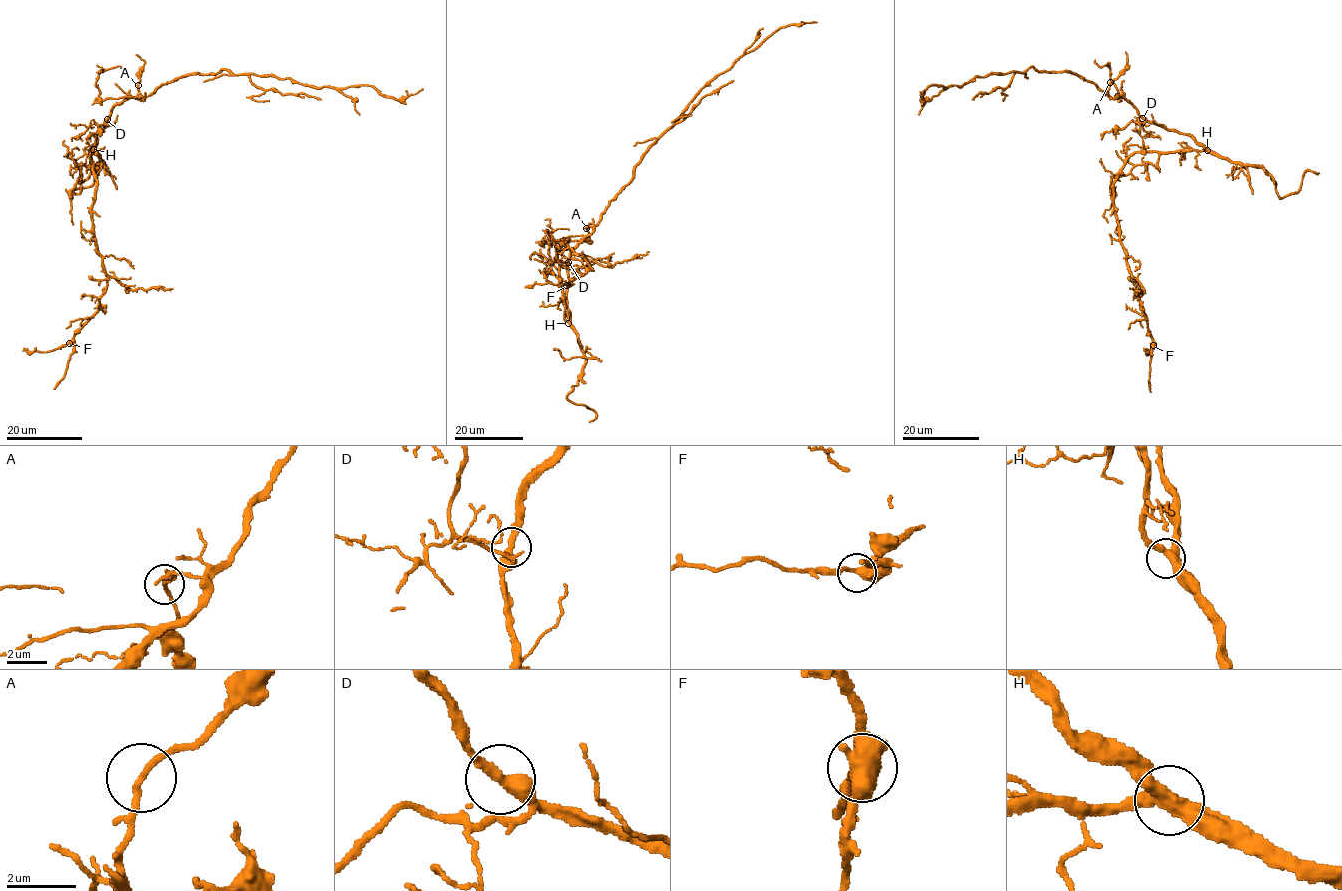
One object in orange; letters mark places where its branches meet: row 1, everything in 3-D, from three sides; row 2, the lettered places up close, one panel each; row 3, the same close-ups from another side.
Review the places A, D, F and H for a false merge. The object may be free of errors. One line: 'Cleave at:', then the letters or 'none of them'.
Cleave at: none of them

